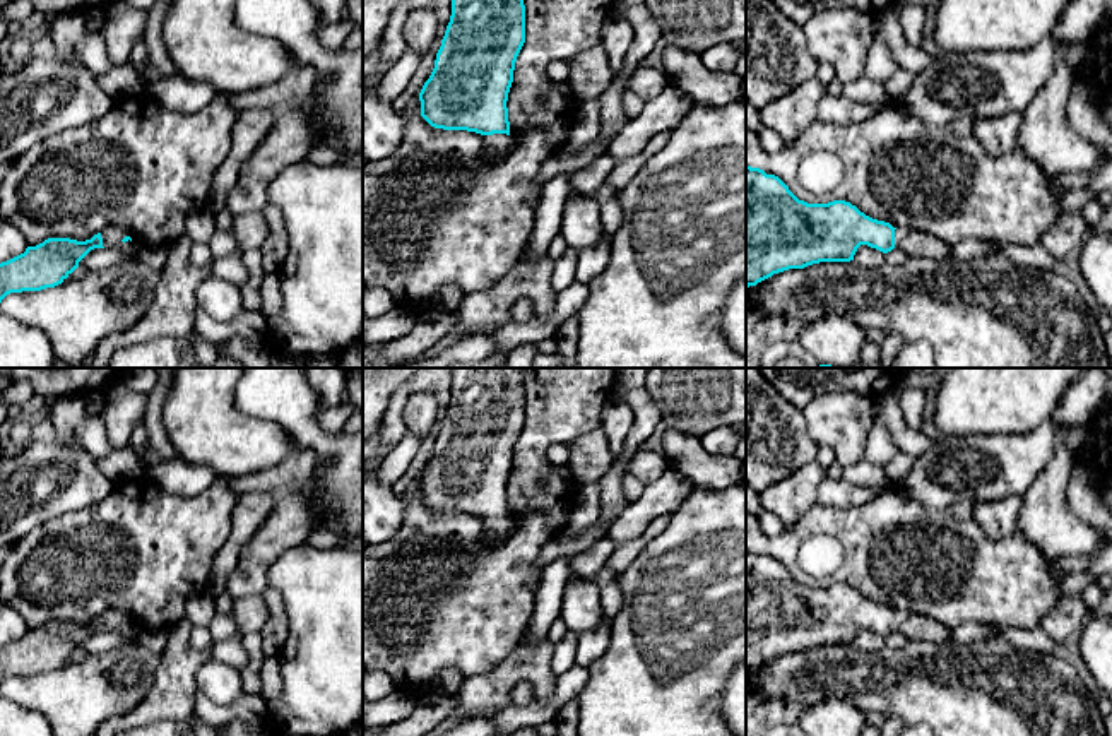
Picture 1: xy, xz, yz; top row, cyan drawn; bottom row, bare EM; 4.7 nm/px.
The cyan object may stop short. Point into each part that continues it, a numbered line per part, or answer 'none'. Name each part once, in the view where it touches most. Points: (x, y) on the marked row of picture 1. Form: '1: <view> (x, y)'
1: xz (496, 146)

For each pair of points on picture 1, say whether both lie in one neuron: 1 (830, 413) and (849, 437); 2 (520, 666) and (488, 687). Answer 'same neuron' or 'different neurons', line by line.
1: same neuron
2: same neuron

